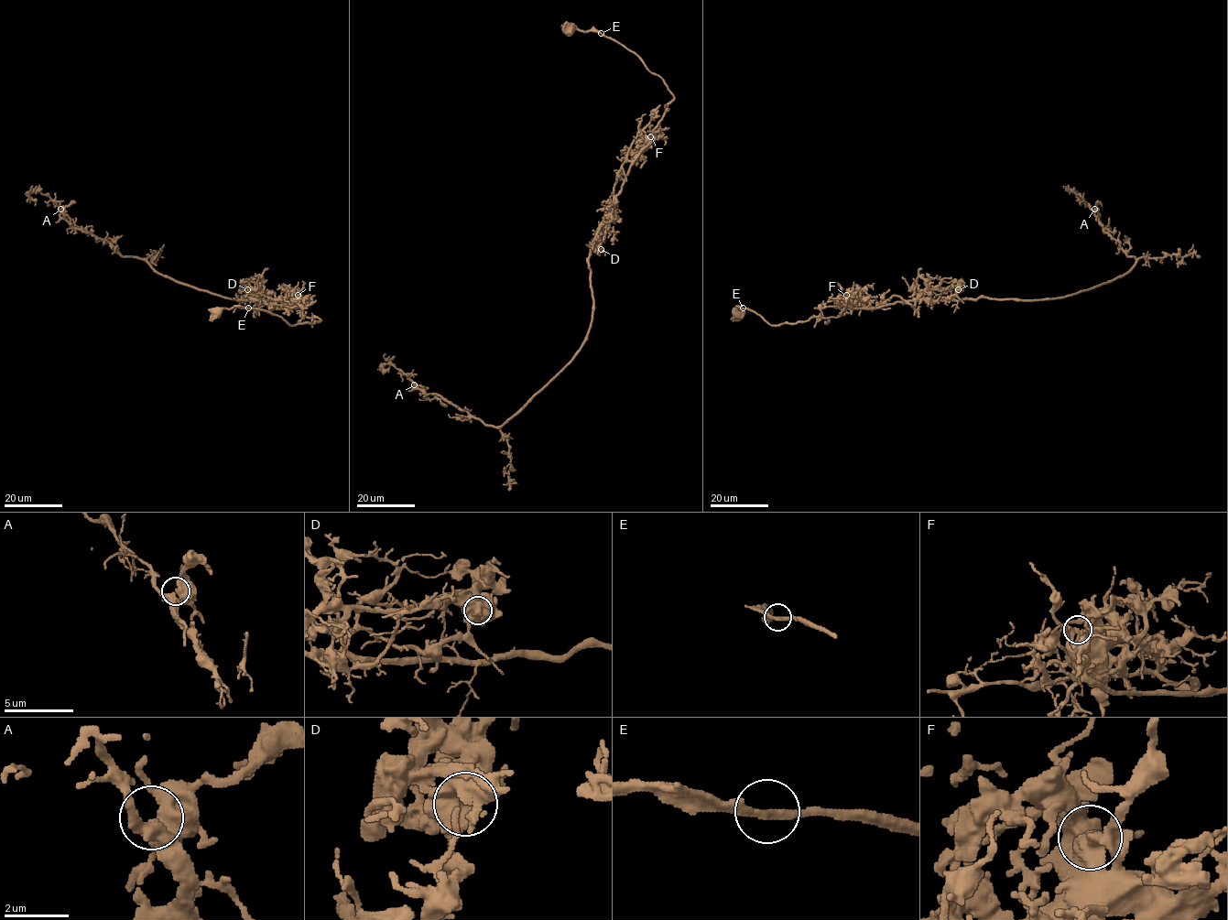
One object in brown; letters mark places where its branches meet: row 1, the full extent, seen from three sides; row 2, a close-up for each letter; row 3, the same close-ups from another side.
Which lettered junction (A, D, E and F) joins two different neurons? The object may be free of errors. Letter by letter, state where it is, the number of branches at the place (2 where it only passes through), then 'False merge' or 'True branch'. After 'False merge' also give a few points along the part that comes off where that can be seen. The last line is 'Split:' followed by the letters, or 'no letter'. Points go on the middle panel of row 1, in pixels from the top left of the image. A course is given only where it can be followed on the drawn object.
A: Place: (414, 384). Branches: 3. True branch
D: Place: (601, 249). Branches: 1. False merge. Course of the part to remove: (600, 249), (595, 240), (588, 259), (593, 317), (586, 340), (502, 425), (485, 425), (385, 363), (387, 372)
E: Place: (601, 33). Branches: 2. True branch
F: Place: (650, 136). Branches: 1. True branch
Split: D

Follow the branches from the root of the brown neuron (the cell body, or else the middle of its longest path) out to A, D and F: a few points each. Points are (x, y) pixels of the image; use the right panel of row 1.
A: (738, 314), (740, 306), (779, 325), (838, 317), (846, 306), (1075, 294), (1135, 262), (1103, 232), (1094, 209)
D: (738, 314), (740, 306), (771, 325), (795, 323), (838, 317), (846, 306), (914, 305), (927, 289), (958, 289)
F: (738, 314), (740, 306), (747, 308), (771, 325), (838, 317), (845, 306), (846, 295)

